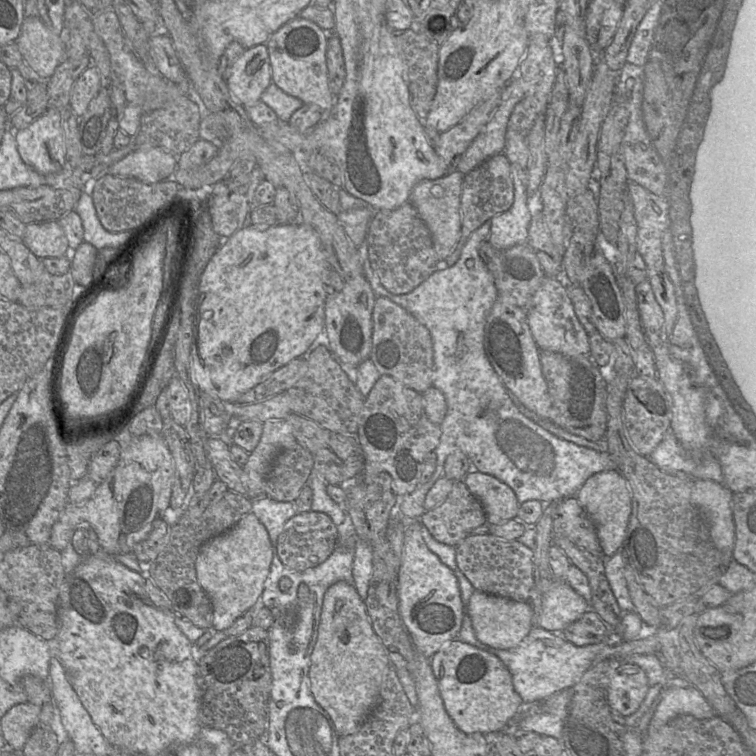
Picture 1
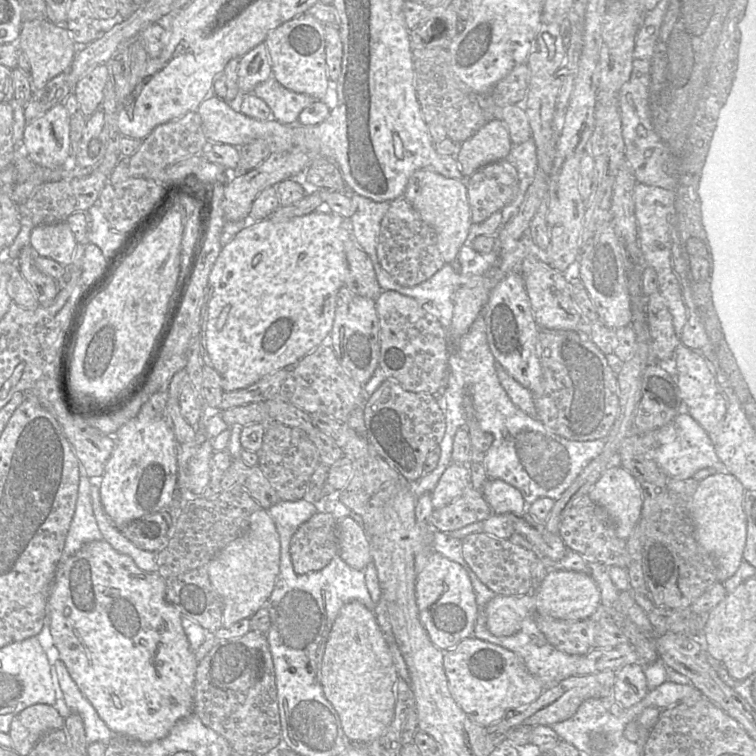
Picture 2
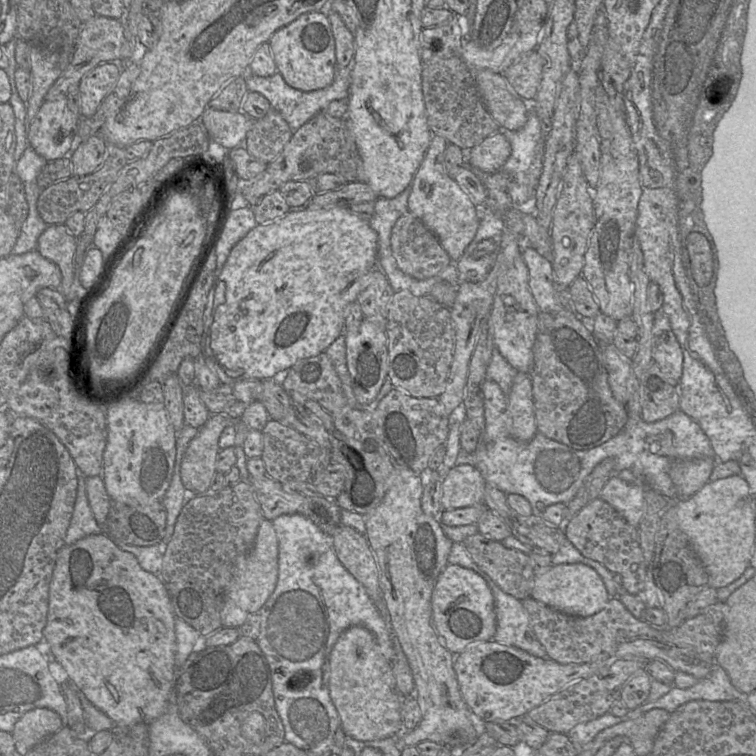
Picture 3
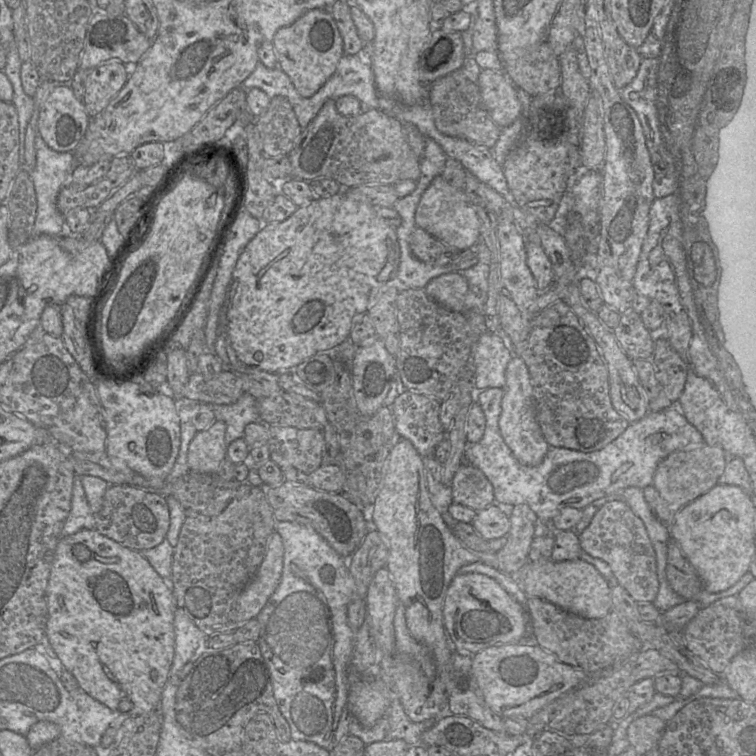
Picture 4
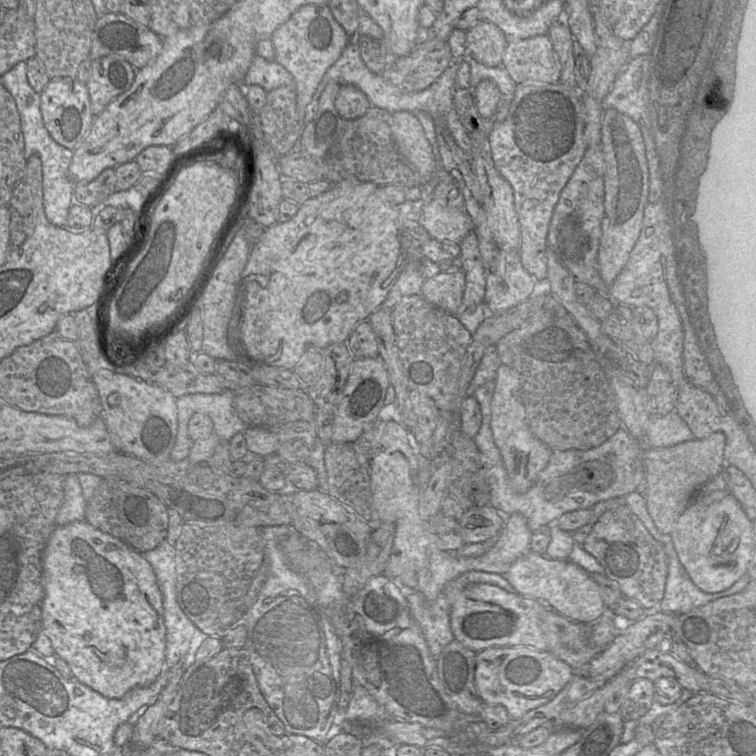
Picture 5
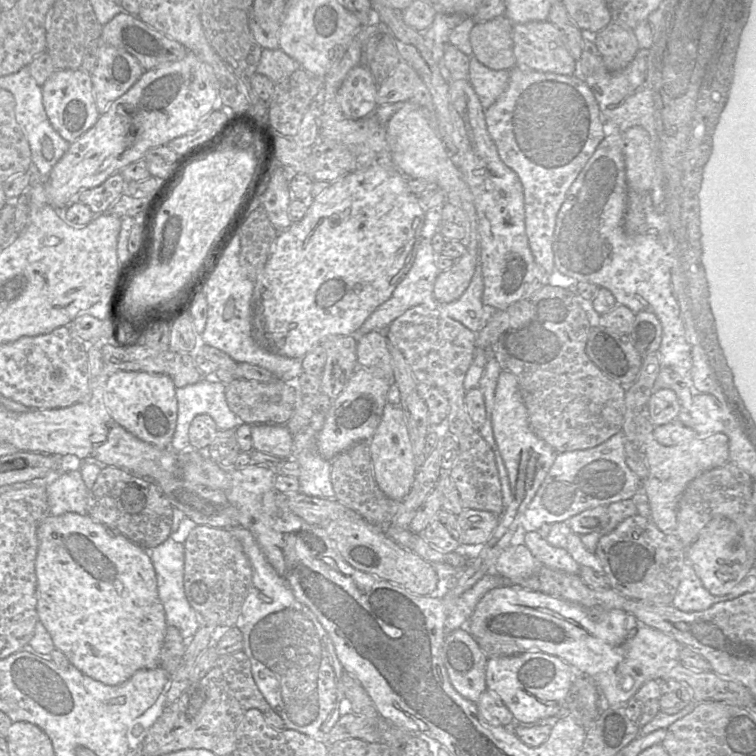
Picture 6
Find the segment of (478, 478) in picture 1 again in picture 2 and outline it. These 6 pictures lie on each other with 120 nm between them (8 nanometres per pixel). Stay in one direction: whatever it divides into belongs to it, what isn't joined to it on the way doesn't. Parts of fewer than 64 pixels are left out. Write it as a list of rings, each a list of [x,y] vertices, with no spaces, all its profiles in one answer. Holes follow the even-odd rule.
[[[487,479],[481,493],[491,508],[491,513],[523,515],[526,503],[521,492],[499,479]]]

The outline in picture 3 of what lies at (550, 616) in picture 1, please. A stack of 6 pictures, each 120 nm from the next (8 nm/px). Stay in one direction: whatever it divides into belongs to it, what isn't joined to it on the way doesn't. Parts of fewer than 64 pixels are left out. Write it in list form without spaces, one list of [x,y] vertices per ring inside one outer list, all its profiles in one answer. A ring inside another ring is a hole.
[[[581,563],[551,565],[544,573],[534,577],[530,597],[577,617],[588,617],[601,611],[610,598],[598,573]]]

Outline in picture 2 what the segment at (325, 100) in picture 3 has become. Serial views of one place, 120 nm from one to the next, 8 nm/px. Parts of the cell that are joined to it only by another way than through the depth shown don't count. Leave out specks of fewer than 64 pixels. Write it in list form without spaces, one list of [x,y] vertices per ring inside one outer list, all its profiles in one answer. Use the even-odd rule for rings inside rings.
[[[273,75],[258,84],[253,93],[266,102],[272,110],[274,119],[282,124],[299,123],[298,117],[301,111],[313,102],[321,101],[285,88]]]

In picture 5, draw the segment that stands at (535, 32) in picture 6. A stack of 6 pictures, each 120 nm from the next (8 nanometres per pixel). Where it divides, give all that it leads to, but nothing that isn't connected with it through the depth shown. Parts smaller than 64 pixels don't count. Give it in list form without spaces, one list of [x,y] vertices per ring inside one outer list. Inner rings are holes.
[[[547,34],[508,42],[502,64],[516,84],[526,81],[556,83],[561,66]]]

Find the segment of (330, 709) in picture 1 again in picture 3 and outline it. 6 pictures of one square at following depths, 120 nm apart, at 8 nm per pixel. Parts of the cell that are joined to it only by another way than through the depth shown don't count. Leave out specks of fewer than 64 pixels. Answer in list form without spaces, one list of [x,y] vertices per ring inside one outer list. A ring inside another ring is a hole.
[[[352,626],[339,636],[330,655],[328,688],[346,737],[365,742],[384,739],[398,732],[403,709],[391,661],[385,659],[373,634],[366,628]]]

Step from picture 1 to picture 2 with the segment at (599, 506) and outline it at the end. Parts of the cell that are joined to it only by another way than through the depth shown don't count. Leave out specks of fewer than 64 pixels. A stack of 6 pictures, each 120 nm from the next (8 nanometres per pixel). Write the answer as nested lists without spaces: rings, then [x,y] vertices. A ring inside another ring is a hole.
[[[608,467],[587,496],[607,511],[615,523],[617,536],[627,539],[639,521],[643,502],[641,490],[634,477],[622,467]]]

